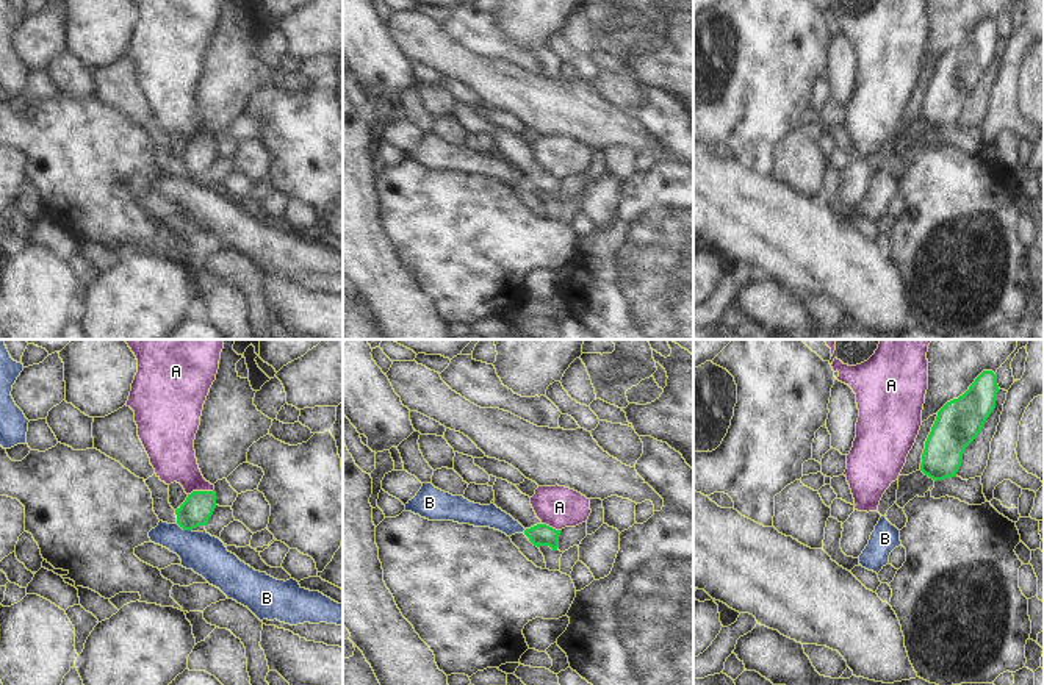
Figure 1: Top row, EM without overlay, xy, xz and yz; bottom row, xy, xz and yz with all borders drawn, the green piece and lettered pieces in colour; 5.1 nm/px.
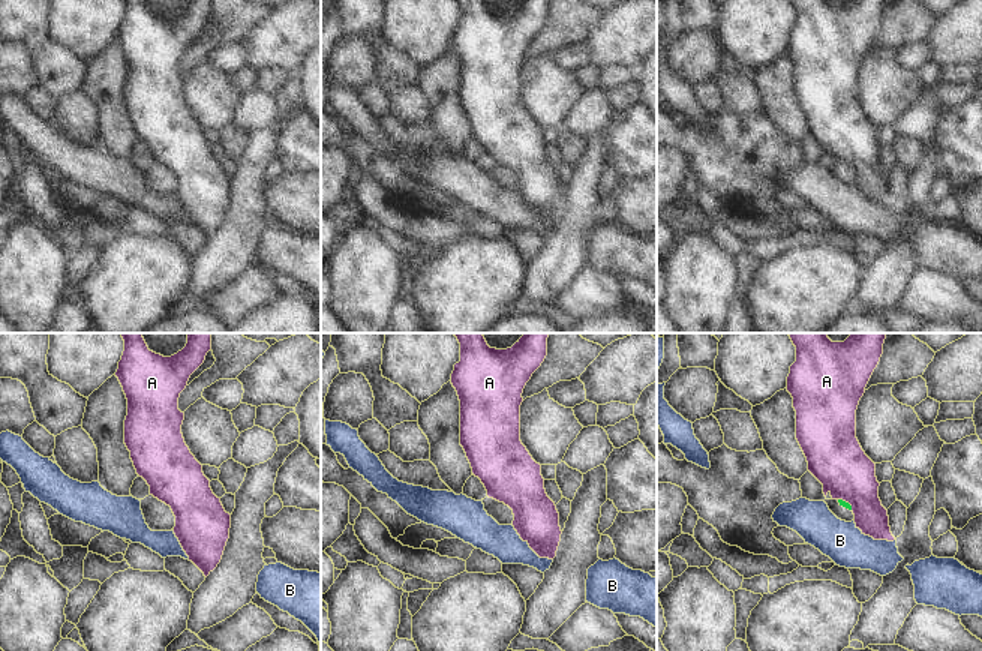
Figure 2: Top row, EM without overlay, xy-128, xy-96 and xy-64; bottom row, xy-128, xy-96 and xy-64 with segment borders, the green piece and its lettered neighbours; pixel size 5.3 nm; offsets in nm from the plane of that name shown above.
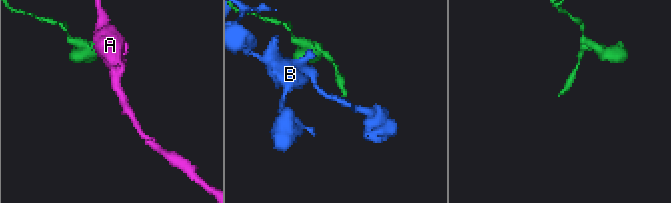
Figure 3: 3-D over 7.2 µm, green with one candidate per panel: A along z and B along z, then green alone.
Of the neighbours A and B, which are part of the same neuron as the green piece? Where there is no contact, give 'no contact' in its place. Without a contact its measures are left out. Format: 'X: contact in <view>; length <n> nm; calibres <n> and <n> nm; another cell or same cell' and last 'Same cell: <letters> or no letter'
A: contact in xy; length 140 nm; calibres 160 and 240 nm; another cell
B: contact in xy; length 90 nm; calibres 160 and 200 nm; another cell
Same cell: no letter

